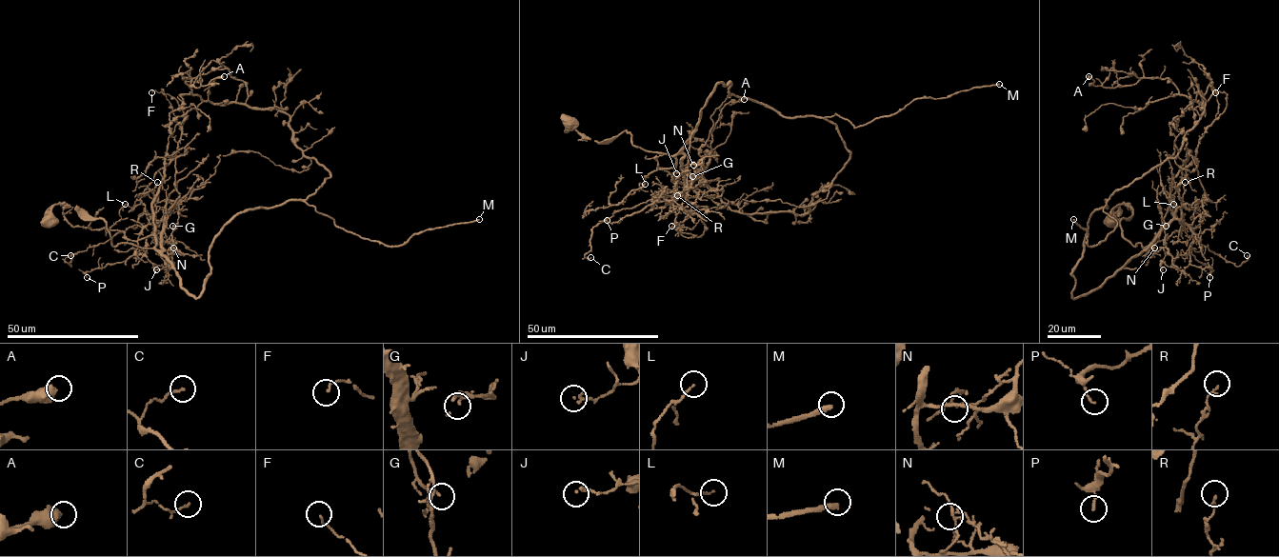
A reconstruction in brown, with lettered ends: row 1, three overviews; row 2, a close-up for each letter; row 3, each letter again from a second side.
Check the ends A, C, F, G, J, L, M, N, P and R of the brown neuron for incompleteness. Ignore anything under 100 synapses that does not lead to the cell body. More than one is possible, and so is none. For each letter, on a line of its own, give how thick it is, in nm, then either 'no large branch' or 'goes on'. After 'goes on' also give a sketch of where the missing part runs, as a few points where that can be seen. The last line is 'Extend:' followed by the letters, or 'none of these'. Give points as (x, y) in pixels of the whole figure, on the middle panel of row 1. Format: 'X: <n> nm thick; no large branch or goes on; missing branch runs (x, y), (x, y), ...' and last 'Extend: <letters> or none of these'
A: 600 nm thick; no large branch
C: 80 nm thick; no large branch
F: 110 nm thick; no large branch
G: 80 nm thick; no large branch
J: 150 nm thick; no large branch
L: 100 nm thick; no large branch
M: 320 nm thick; goes on
N: 140 nm thick; no large branch
P: 140 nm thick; no large branch
R: 130 nm thick; no large branch
Extend: M

